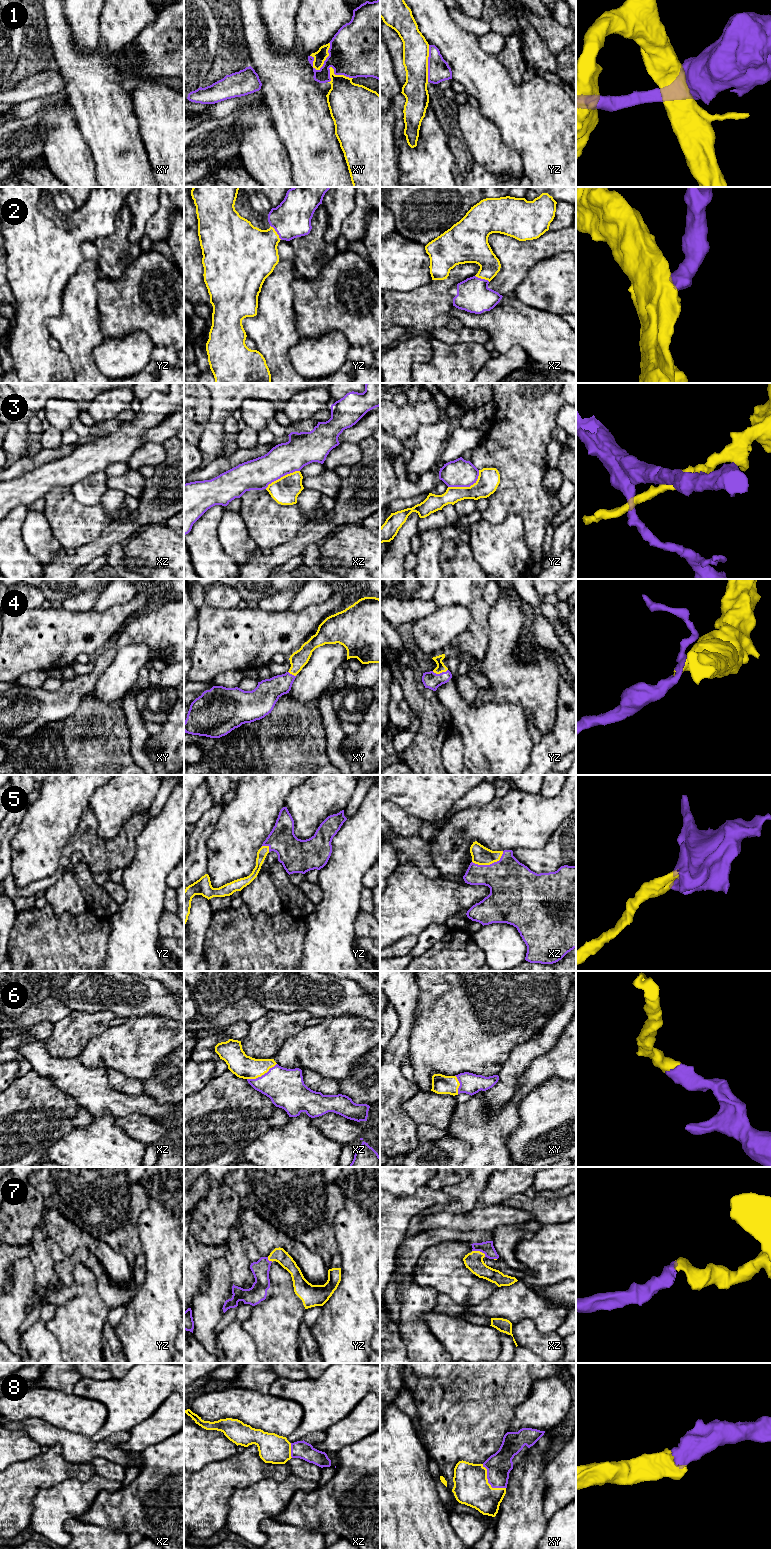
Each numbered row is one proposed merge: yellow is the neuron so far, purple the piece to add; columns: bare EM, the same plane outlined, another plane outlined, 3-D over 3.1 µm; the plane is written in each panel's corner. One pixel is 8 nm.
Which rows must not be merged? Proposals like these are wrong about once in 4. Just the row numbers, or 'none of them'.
1, 3

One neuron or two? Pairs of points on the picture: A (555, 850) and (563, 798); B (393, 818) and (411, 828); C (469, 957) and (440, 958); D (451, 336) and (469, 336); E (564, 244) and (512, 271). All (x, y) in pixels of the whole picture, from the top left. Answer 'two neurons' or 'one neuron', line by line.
A: two neurons
B: one neuron
C: one neuron
D: one neuron
E: one neuron

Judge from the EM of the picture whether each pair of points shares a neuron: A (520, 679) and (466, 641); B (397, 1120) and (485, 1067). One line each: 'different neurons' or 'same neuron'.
A: different neurons
B: different neurons

